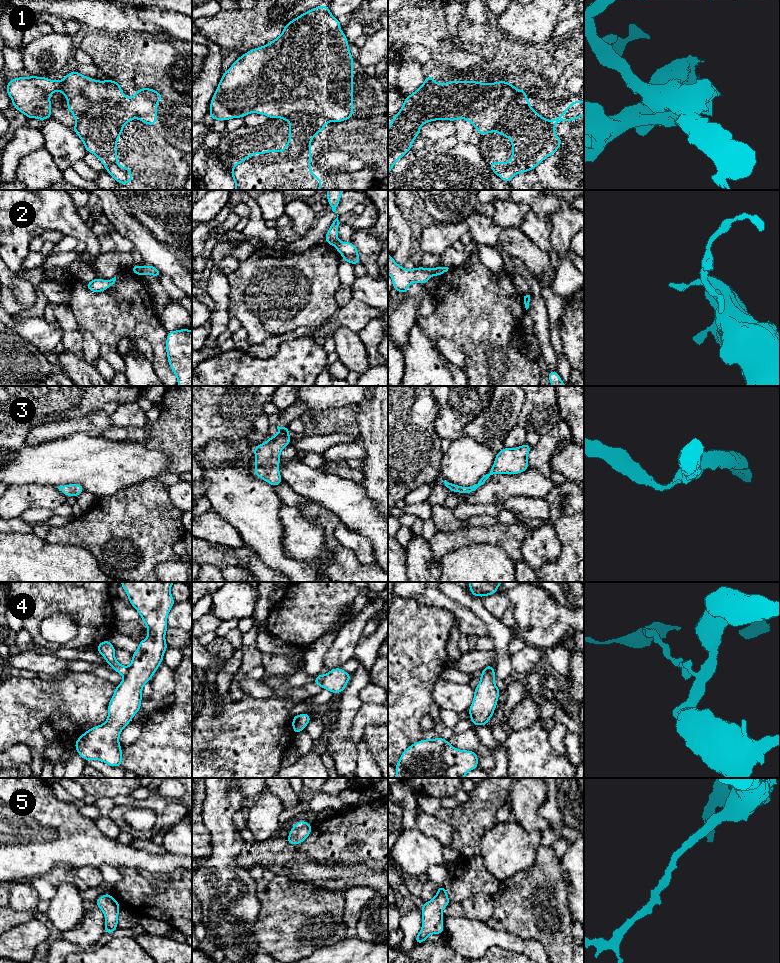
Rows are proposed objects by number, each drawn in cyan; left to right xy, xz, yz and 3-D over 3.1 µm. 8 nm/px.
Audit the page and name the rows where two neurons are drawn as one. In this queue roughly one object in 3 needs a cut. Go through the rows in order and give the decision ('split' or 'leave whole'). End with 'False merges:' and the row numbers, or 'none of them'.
1: split
2: split
3: leave whole
4: split
5: leave whole
False merges: 1, 2, 4

